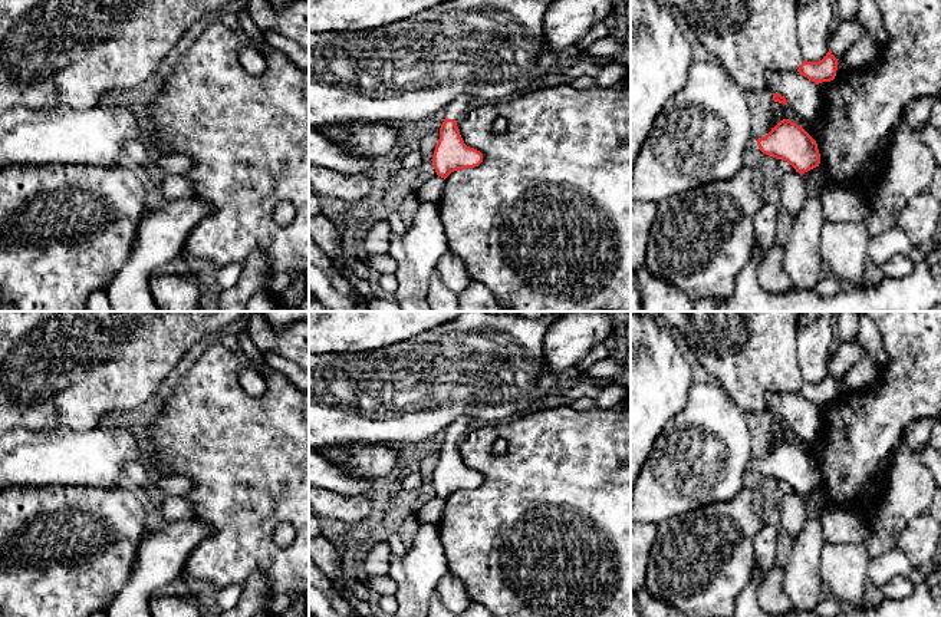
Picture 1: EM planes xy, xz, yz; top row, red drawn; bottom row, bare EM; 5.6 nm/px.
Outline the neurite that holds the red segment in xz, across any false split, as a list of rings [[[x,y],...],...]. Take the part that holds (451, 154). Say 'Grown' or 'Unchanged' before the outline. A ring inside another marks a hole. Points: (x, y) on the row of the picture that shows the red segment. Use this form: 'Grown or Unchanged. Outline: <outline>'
Grown. Outline: [[[458,98],[445,109],[445,119],[431,159],[437,175],[444,179],[457,169],[474,168],[483,162],[483,154],[464,143],[457,126],[457,121],[471,108],[471,102],[471,98]]]

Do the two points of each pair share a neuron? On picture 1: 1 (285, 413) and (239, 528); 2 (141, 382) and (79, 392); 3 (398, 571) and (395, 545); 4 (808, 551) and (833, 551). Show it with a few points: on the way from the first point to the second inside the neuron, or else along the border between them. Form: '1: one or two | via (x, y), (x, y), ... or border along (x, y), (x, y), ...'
1: one | via (283, 442), (247, 478), (242, 490), (242, 500)
2: one | via (125, 382), (117, 382), (108, 391), (95, 391)
3: two | border along (408, 550), (401, 557)
4: two | border along (825, 540), (821, 548), (821, 578), (823, 584)

